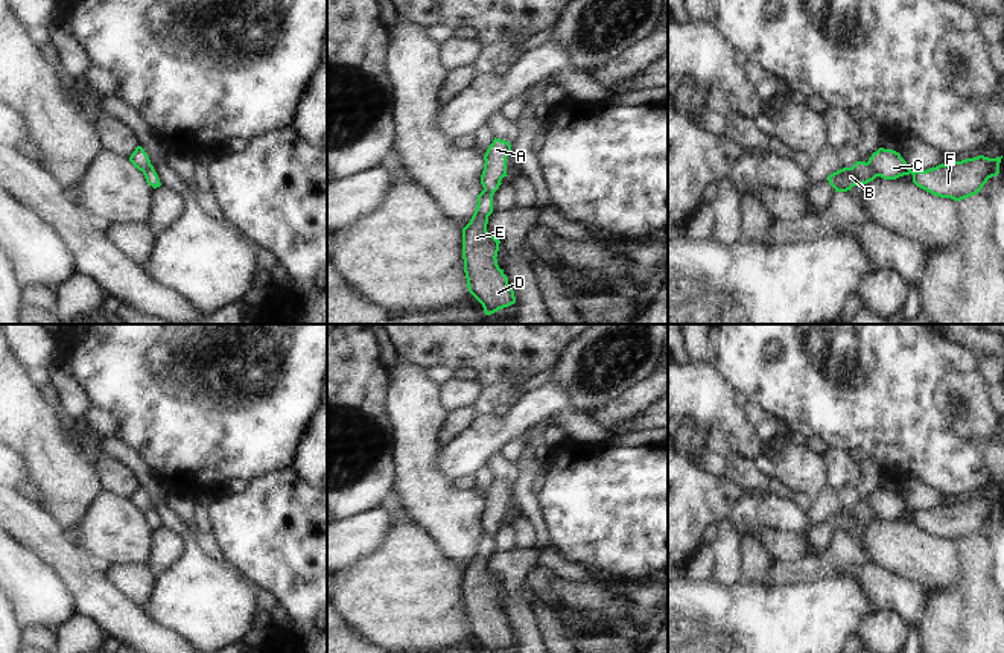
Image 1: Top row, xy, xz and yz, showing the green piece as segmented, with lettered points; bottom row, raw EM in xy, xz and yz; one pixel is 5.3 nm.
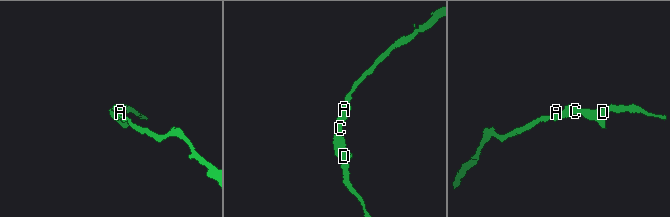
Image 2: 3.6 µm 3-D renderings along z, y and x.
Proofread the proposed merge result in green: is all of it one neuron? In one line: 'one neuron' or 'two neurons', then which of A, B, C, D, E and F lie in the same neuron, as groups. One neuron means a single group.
two neurons | A B / C D E F

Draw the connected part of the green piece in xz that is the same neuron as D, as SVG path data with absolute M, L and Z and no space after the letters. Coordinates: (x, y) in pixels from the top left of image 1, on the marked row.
M482 190L476 210L462 228L462 259L469 292L482 304L485 315L516 303L508 277L497 265L500 240L487 231L493 213L493 195Z

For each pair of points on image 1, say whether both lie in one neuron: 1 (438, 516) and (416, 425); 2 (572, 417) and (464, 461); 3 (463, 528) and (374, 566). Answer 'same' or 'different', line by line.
1: same
2: same
3: different

